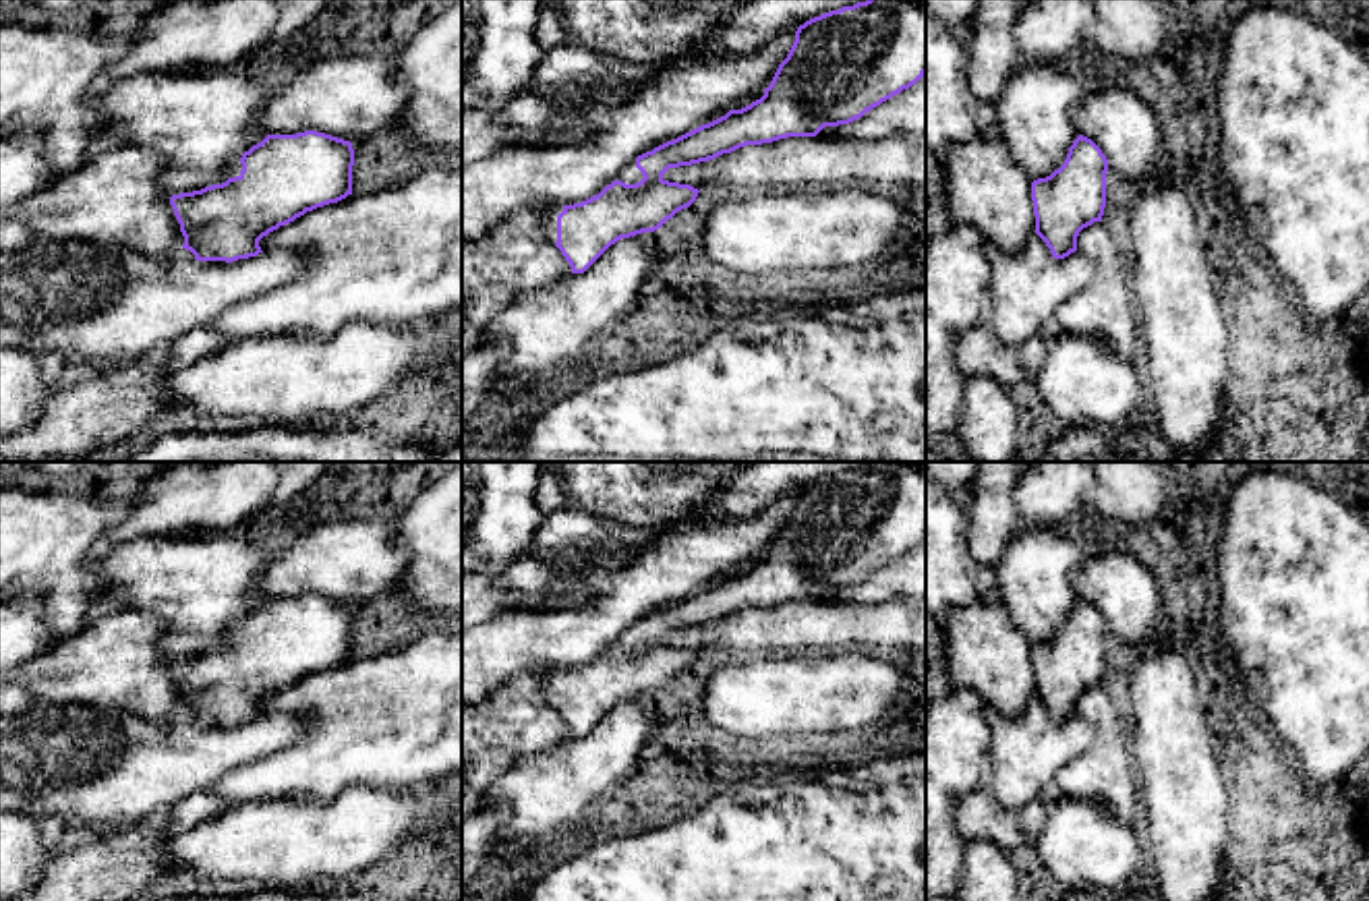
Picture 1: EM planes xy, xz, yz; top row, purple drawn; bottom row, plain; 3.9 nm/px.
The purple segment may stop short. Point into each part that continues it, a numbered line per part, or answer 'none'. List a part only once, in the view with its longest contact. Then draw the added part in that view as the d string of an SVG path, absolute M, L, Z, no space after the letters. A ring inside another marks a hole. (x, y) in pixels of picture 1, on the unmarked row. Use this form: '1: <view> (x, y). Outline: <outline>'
1: xz (630, 638). Outline: M636 623L630 626L625 632L621 632L617 644L625 646L625 648L636 648L640 646L644 640L642 636L636 632Z

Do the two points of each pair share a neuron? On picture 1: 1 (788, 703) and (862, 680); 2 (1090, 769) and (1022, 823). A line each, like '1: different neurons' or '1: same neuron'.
1: same neuron
2: different neurons

